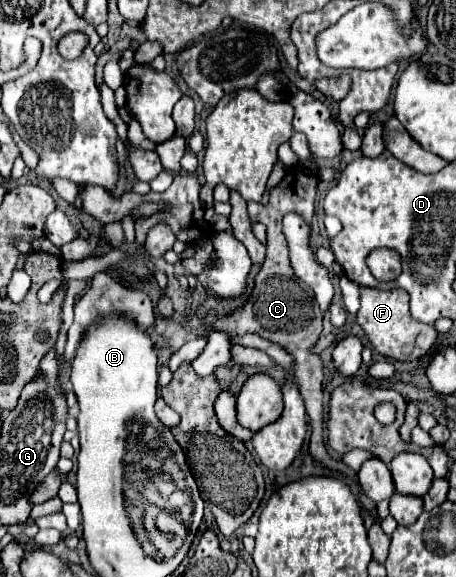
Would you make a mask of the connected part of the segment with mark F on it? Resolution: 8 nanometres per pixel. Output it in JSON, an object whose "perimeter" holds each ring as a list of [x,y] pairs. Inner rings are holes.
{"perimeter":[[[360,288],[360,310],[358,324],[366,332],[370,344],[388,358],[394,360],[418,360],[422,358],[436,342],[438,332],[430,324],[422,324],[412,318],[408,310],[408,294],[400,288],[396,290],[376,290],[376,288]]]}

